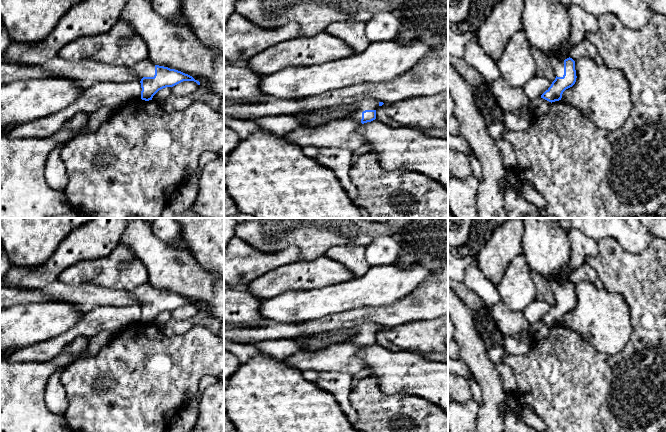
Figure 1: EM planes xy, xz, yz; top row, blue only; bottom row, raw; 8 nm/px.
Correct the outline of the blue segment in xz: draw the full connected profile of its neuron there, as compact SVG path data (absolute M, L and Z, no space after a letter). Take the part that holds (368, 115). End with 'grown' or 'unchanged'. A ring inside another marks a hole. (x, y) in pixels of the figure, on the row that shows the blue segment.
M373 98L363 100L358 102L357 109L345 118L361 122L362 124L371 122L376 119L376 110L383 104L383 102Z; grown

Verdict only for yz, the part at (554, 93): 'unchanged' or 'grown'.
grown

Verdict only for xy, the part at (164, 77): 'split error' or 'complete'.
split error

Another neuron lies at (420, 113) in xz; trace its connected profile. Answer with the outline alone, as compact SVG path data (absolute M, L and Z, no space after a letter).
M448 92L429 97L407 98L394 103L384 103L376 110L376 120L395 128L429 128L448 126Z

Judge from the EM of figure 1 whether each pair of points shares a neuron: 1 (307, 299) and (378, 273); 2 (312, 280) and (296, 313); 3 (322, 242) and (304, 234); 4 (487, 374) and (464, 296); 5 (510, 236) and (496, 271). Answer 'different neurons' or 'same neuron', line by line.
1: same neuron
2: different neurons
3: same neuron
4: different neurons
5: same neuron

